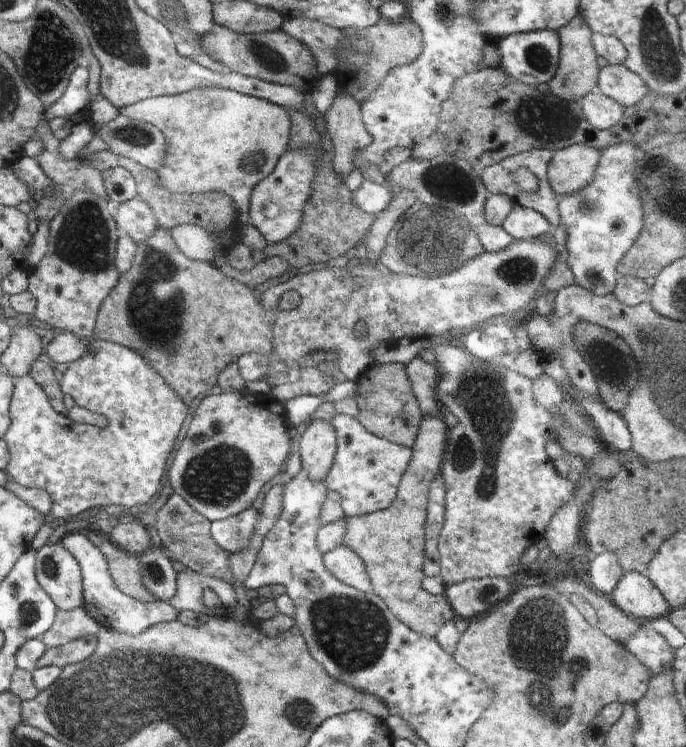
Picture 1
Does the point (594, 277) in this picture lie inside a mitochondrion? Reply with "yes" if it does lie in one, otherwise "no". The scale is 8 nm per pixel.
no

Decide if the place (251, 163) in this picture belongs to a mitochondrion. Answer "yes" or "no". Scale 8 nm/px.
yes

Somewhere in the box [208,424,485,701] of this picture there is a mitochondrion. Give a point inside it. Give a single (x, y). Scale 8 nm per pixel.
(345, 626)

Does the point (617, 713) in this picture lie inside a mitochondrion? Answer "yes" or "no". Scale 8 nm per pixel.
no

